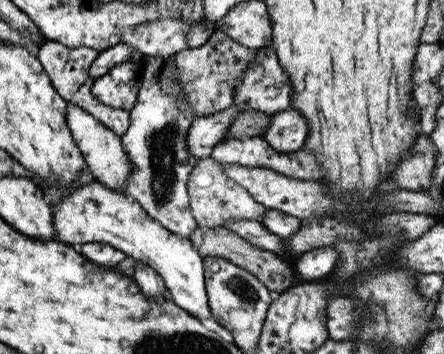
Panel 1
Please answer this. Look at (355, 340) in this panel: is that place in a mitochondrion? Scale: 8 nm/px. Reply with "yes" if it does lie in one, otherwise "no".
no

